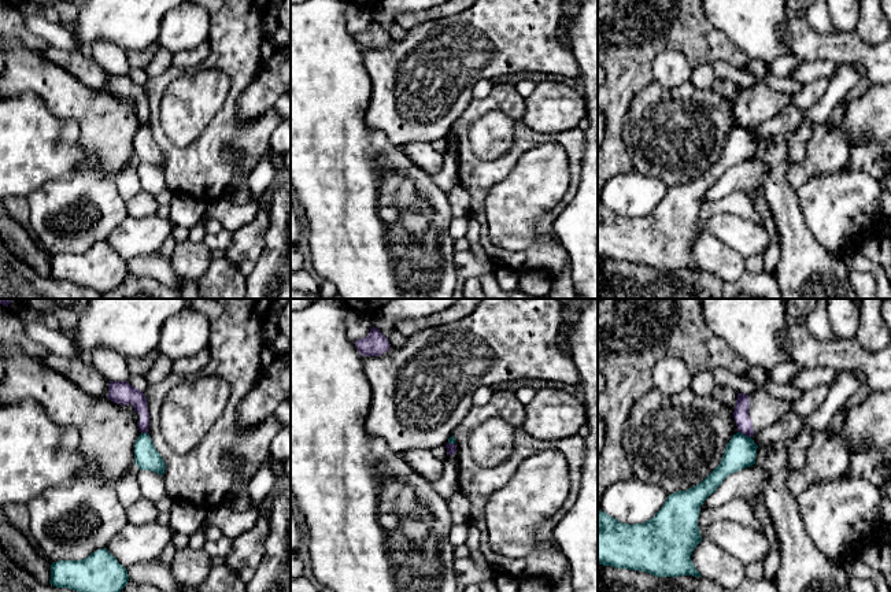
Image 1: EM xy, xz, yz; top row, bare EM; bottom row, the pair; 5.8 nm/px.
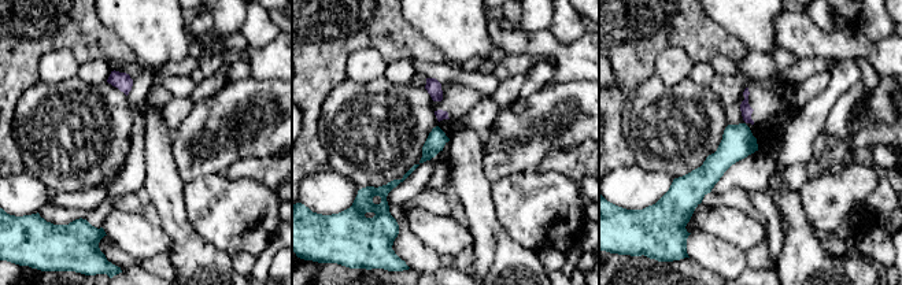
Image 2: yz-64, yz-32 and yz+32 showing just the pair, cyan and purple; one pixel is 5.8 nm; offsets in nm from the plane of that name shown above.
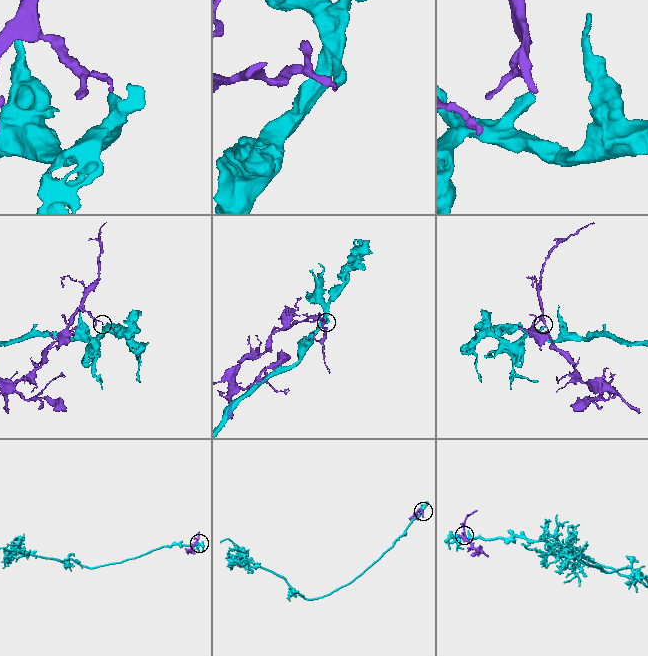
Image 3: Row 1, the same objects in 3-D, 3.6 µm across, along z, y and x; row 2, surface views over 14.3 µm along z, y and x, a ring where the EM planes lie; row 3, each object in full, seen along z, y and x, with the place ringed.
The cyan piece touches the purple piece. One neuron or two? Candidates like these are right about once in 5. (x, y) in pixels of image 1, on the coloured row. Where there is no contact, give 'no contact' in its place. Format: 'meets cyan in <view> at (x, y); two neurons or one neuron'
meets cyan in yz at (743, 435); two neurons

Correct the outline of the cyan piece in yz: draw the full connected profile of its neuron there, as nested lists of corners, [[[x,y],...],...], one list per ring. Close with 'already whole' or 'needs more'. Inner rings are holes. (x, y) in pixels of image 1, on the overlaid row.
[[[737,432],[727,444],[720,465],[700,482],[668,496],[661,510],[643,523],[622,523],[605,511],[598,511],[598,563],[617,569],[639,570],[655,577],[702,577],[691,555],[702,541],[698,526],[700,506],[732,473],[755,465],[758,445]]] | already whole

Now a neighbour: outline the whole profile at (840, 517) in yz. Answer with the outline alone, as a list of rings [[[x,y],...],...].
[[[847,477],[814,484],[798,497],[806,533],[816,548],[829,559],[840,559],[847,554],[855,556],[864,548],[884,540],[883,528],[886,522],[879,517],[880,502],[881,493],[876,485]]]

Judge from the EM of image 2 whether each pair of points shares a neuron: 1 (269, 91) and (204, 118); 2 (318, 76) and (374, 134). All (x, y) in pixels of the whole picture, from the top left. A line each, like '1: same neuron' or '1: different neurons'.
1: same neuron
2: different neurons

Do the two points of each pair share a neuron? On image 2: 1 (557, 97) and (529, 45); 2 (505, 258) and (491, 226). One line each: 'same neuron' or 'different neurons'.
1: different neurons
2: same neuron

